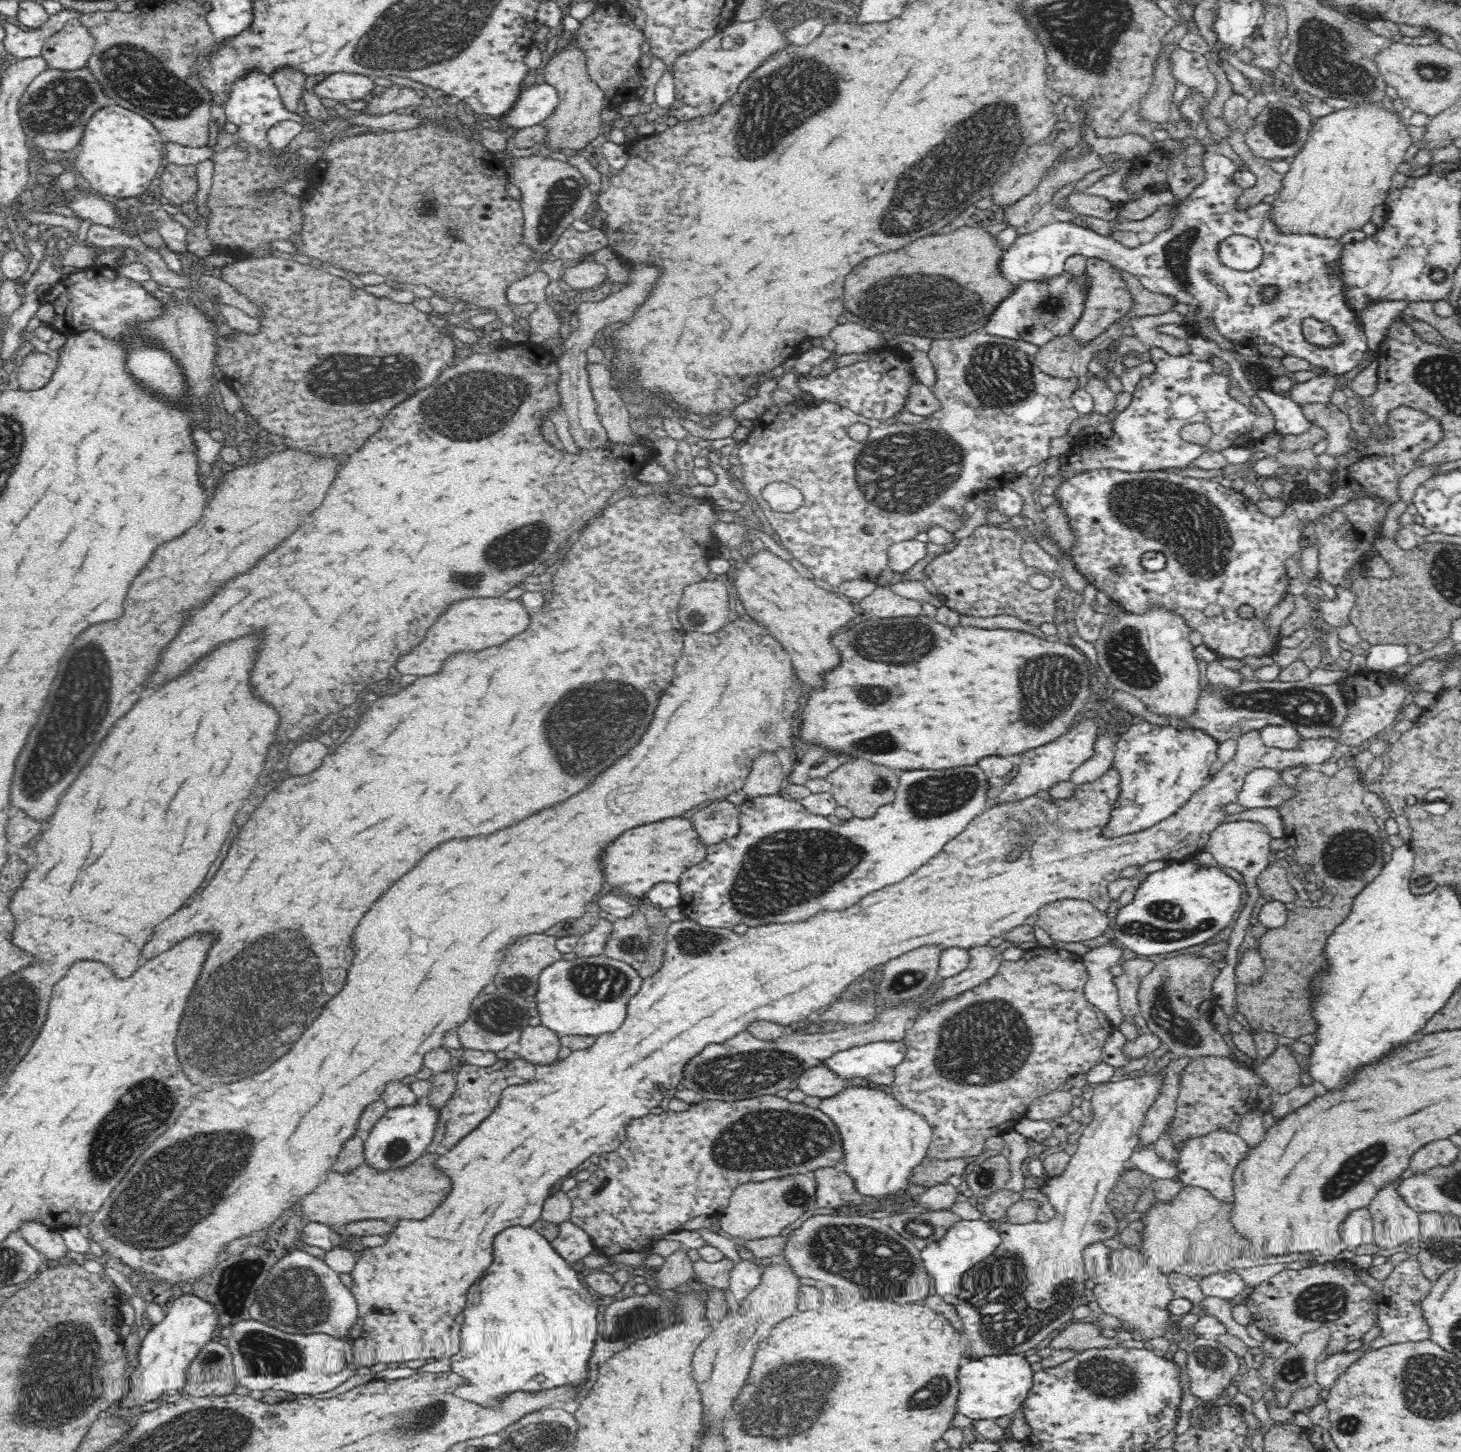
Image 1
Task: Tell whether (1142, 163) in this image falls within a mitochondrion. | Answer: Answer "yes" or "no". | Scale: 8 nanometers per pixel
no

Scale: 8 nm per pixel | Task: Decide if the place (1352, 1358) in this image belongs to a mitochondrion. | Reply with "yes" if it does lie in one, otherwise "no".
no

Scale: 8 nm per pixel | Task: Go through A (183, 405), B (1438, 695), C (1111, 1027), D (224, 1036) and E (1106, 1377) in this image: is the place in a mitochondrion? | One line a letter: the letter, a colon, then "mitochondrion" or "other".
A: other
B: other
C: other
D: mitochondrion
E: mitochondrion

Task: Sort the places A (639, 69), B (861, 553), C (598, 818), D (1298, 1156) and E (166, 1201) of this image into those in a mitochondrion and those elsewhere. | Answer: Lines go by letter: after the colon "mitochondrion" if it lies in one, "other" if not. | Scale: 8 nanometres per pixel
A: other
B: other
C: other
D: other
E: mitochondrion

